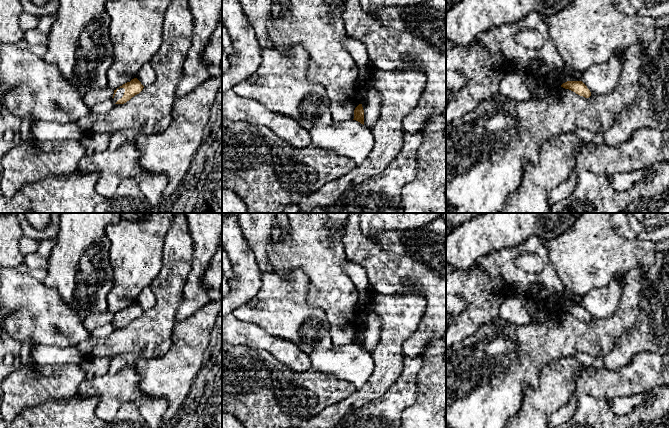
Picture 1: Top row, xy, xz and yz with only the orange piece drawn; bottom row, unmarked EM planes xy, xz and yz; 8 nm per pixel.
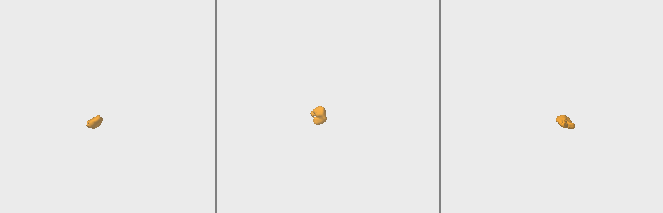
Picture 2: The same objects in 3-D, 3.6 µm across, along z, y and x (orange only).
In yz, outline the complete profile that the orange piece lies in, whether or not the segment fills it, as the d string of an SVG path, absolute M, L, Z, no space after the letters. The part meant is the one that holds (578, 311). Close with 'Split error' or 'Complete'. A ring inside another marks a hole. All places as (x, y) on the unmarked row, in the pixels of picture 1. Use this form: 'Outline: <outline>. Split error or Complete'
Outline: M567 305L561 309L565 313L569 313L576 318L589 322L591 320L590 314L582 305Z. Complete

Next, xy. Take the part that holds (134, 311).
Outline: M134 302L130 306L127 306L114 314L112 324L115 328L124 328L132 321L139 318L143 314L144 310L141 306Z. Split error

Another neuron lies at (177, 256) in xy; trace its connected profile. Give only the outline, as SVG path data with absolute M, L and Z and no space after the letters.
M174 213L162 254L162 268L150 285L156 298L155 305L107 337L90 336L79 343L76 347L83 358L113 358L123 353L157 358L171 348L176 315L192 266L193 241L185 213Z

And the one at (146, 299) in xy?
M150 286L141 291L136 302L144 311L151 309L155 305L156 298Z

